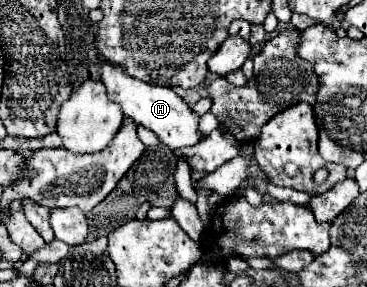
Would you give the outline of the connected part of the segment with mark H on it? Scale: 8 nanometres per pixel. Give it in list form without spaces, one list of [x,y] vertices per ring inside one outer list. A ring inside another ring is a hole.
[[[99,56],[99,66],[101,66],[101,82],[107,86],[109,100],[117,102],[127,118],[153,130],[157,134],[157,138],[173,150],[193,146],[193,144],[197,144],[197,140],[201,140],[201,134],[197,132],[199,116],[171,88],[155,86],[155,84],[147,84],[143,80],[131,78],[121,66],[115,66],[113,62],[105,60],[103,56]]]

